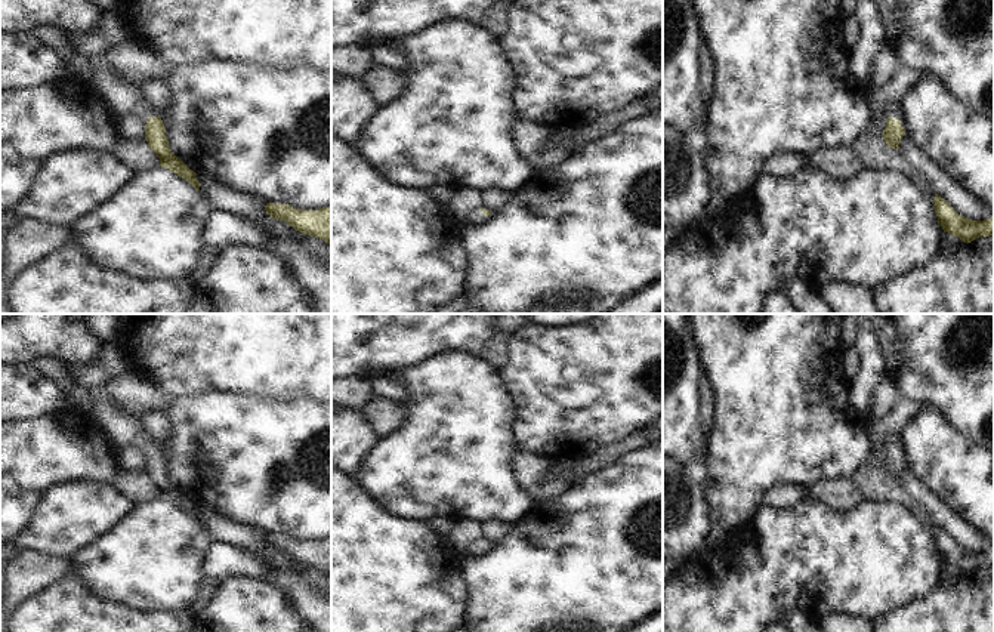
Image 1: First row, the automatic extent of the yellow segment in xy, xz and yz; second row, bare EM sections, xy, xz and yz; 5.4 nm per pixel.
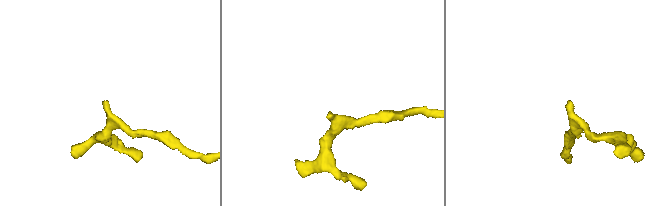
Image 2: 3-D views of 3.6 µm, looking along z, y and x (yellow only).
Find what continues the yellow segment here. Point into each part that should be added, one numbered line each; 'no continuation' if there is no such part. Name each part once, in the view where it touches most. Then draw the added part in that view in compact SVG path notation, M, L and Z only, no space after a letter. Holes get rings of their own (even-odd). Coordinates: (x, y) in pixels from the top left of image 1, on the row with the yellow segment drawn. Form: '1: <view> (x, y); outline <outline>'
1: xz (475, 216); outline M448 207L448 210L450 210L450 213L453 215L453 216L456 216L460 222L479 222L479 221L482 221L485 216L484 216L484 212L472 212L469 216L466 216L466 218L460 218L460 216L457 216L450 207Z

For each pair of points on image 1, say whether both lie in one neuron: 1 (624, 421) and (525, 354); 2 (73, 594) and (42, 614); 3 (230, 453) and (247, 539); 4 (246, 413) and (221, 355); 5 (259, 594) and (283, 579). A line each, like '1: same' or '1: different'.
1: same
2: same
3: different
4: different
5: different

